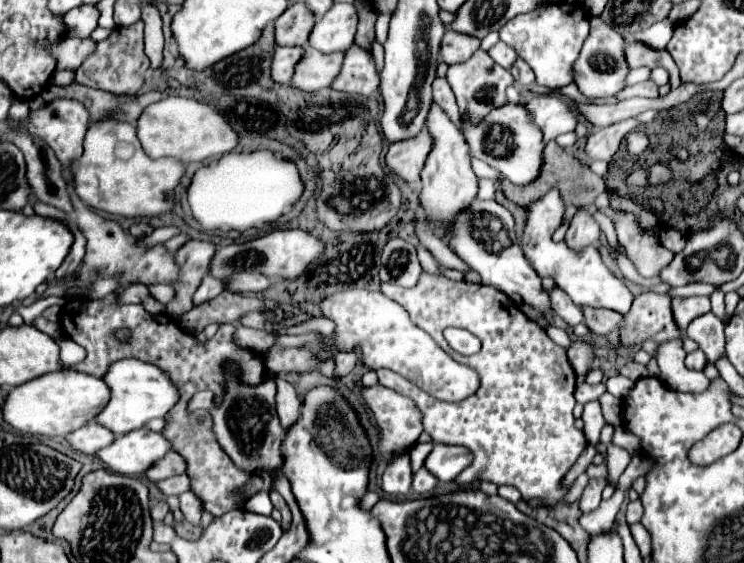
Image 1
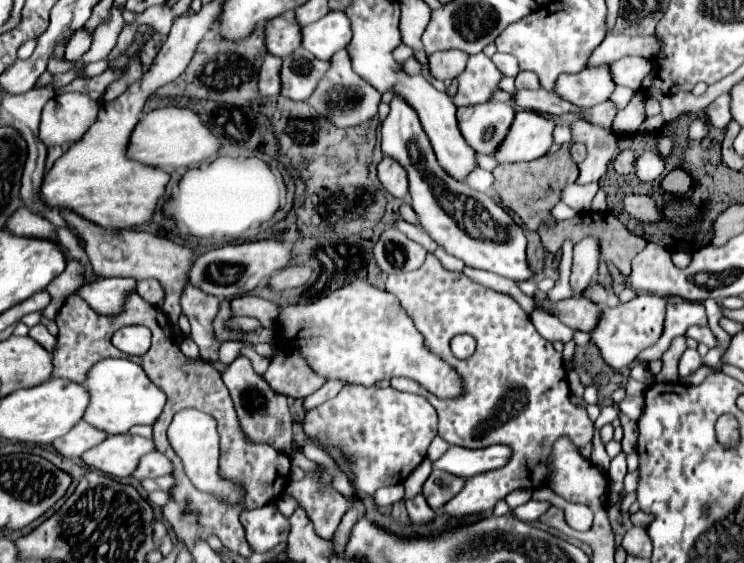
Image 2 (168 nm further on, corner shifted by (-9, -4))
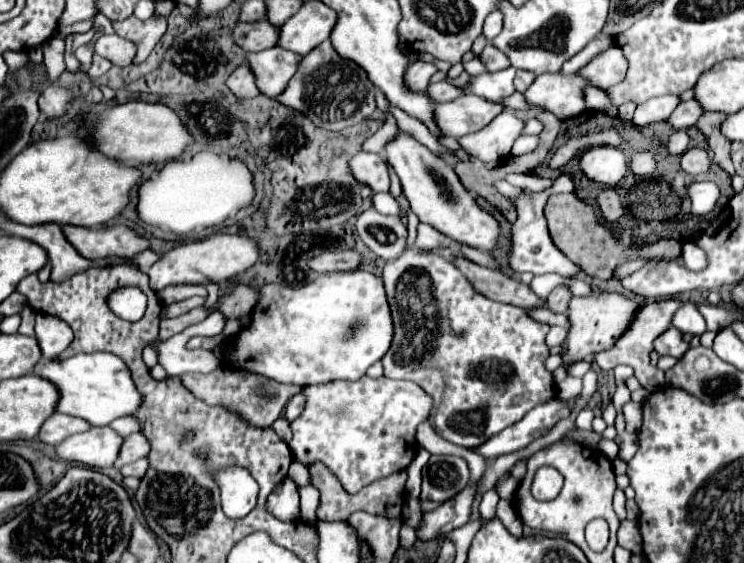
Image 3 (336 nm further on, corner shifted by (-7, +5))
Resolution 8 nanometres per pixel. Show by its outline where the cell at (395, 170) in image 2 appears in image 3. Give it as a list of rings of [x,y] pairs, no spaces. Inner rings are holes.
[[[358,152],[350,158],[350,172],[358,184],[366,184],[372,192],[388,192],[390,176],[384,156]]]

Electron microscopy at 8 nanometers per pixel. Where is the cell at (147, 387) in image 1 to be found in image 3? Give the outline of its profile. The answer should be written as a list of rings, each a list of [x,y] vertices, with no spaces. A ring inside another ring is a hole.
[[[98,352],[76,354],[66,360],[40,360],[34,366],[32,374],[46,378],[58,388],[60,398],[56,404],[56,412],[84,418],[92,426],[108,426],[112,420],[132,414],[142,402],[130,378],[130,370],[126,370],[126,364],[114,354]]]

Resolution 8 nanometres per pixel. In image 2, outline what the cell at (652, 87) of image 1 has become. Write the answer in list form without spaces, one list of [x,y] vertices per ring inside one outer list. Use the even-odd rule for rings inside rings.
[[[606,101],[592,108],[585,109],[582,114],[562,114],[560,115],[560,119],[562,119],[562,121],[574,121],[574,119],[584,117],[593,125],[600,126],[604,129],[609,129],[616,114],[617,108],[615,104],[611,101]]]

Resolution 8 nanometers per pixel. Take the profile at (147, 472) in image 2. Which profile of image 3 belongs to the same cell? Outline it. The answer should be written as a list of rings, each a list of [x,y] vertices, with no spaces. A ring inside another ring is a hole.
[[[134,432],[124,438],[120,452],[118,452],[118,458],[114,462],[114,468],[120,468],[124,464],[132,464],[138,458],[146,458],[148,452],[150,452],[150,444],[146,444],[146,438],[140,432]]]

